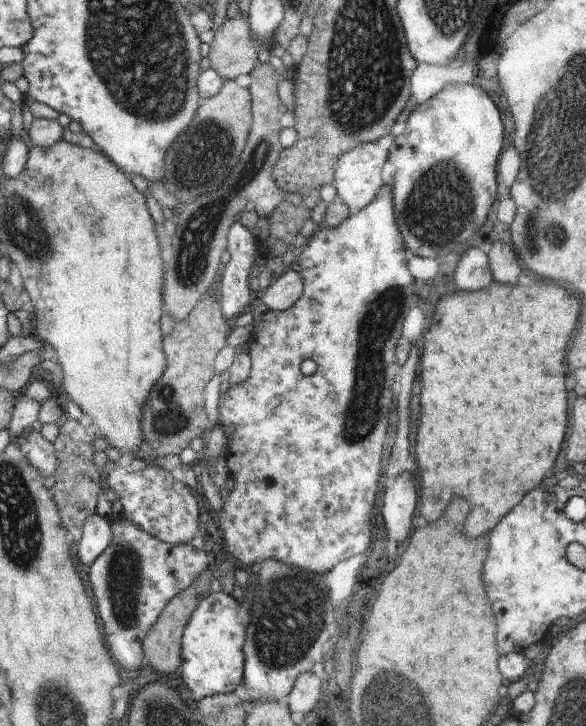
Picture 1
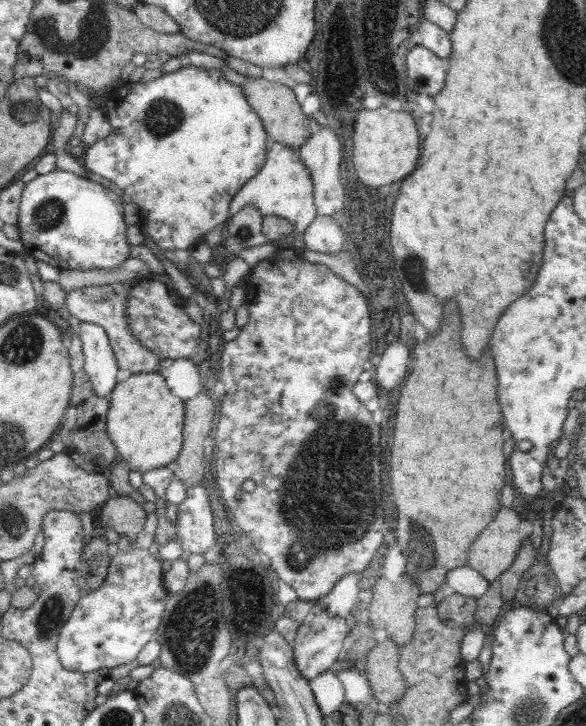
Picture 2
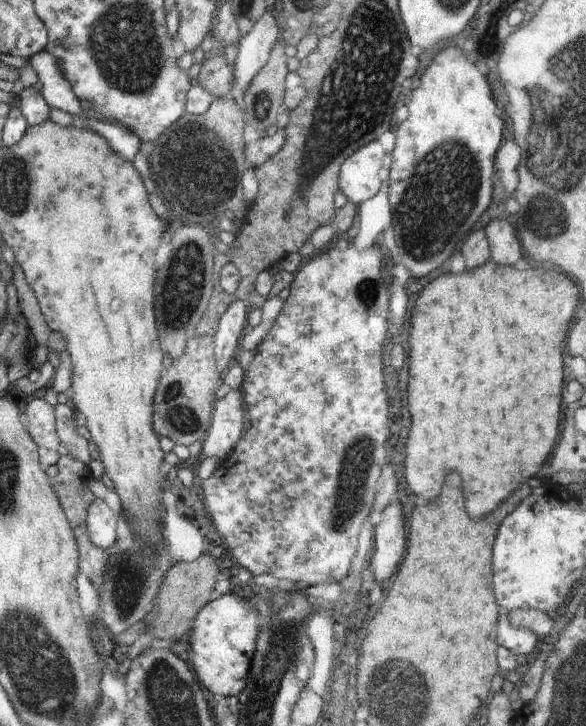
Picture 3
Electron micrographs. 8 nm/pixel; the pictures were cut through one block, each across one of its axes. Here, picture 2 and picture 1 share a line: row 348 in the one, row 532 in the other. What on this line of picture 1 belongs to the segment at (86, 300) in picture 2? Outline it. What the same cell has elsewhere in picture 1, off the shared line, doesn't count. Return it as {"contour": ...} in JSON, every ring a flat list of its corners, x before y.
{"contour":[[126,516,110,517,110,522,112,542,90,565,88,576,112,658,128,670,136,670,144,660,145,634,166,604,208,570,208,559,203,549,198,550,190,543,173,545,161,541]]}

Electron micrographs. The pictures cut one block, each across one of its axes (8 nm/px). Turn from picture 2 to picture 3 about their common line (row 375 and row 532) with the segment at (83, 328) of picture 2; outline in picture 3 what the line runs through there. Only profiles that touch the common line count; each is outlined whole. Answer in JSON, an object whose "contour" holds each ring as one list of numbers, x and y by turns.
{"contour":[[96,498,87,511,85,521,89,540,98,549,106,552,116,541,118,518,104,500]]}

